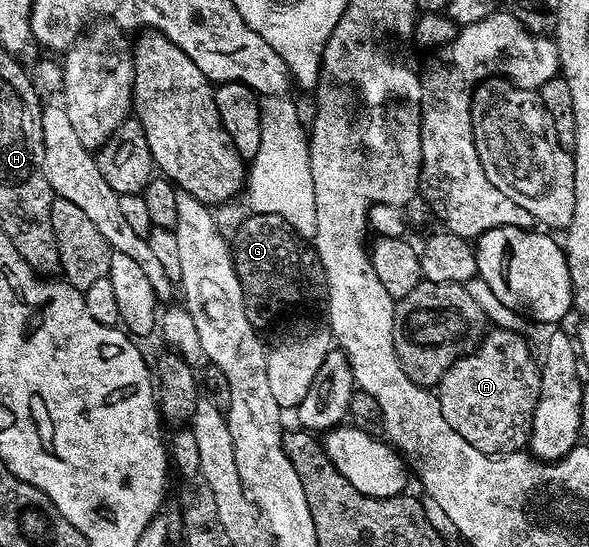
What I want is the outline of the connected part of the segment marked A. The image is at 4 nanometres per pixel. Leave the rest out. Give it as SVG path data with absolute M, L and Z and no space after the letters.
M490 328L481 339L481 344L471 353L459 358L441 376L435 396L443 411L443 419L451 423L451 431L463 435L471 447L490 455L504 455L524 450L529 444L529 432L535 415L537 400L541 394L541 370L538 358L533 357L529 345L513 329Z

